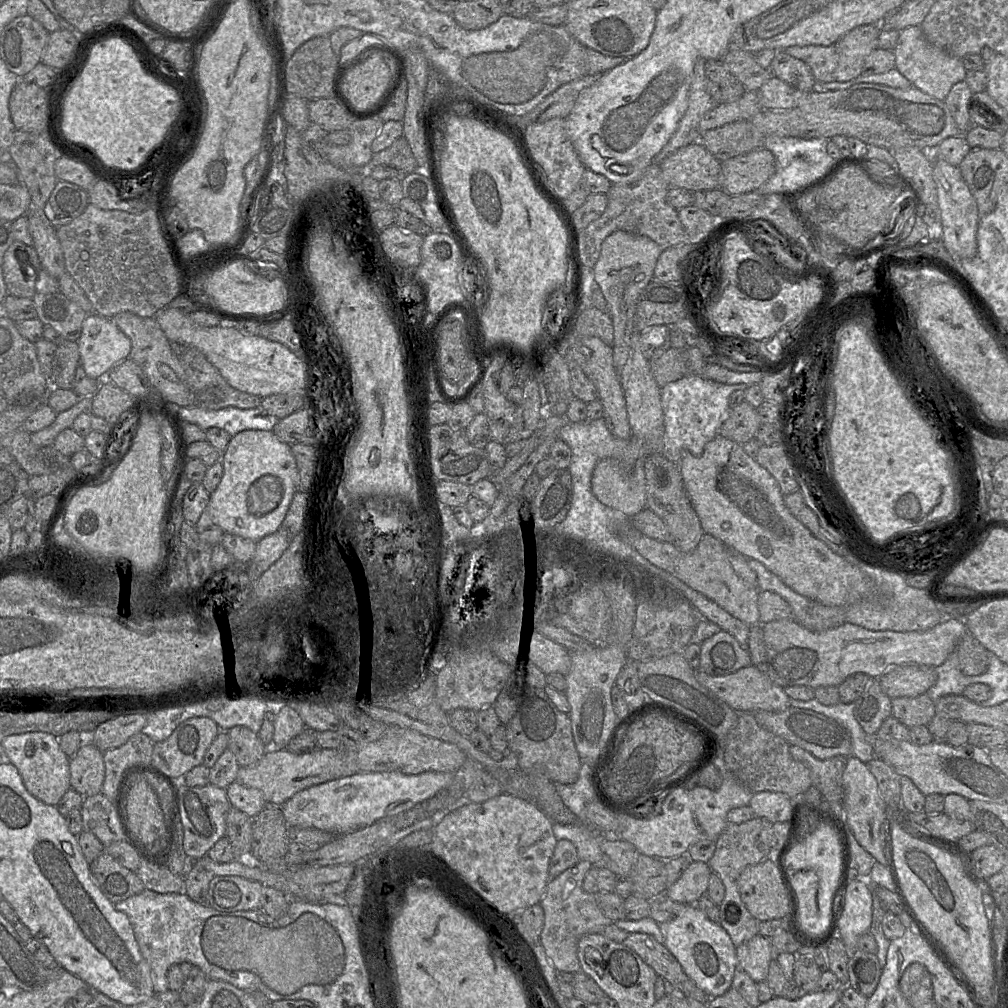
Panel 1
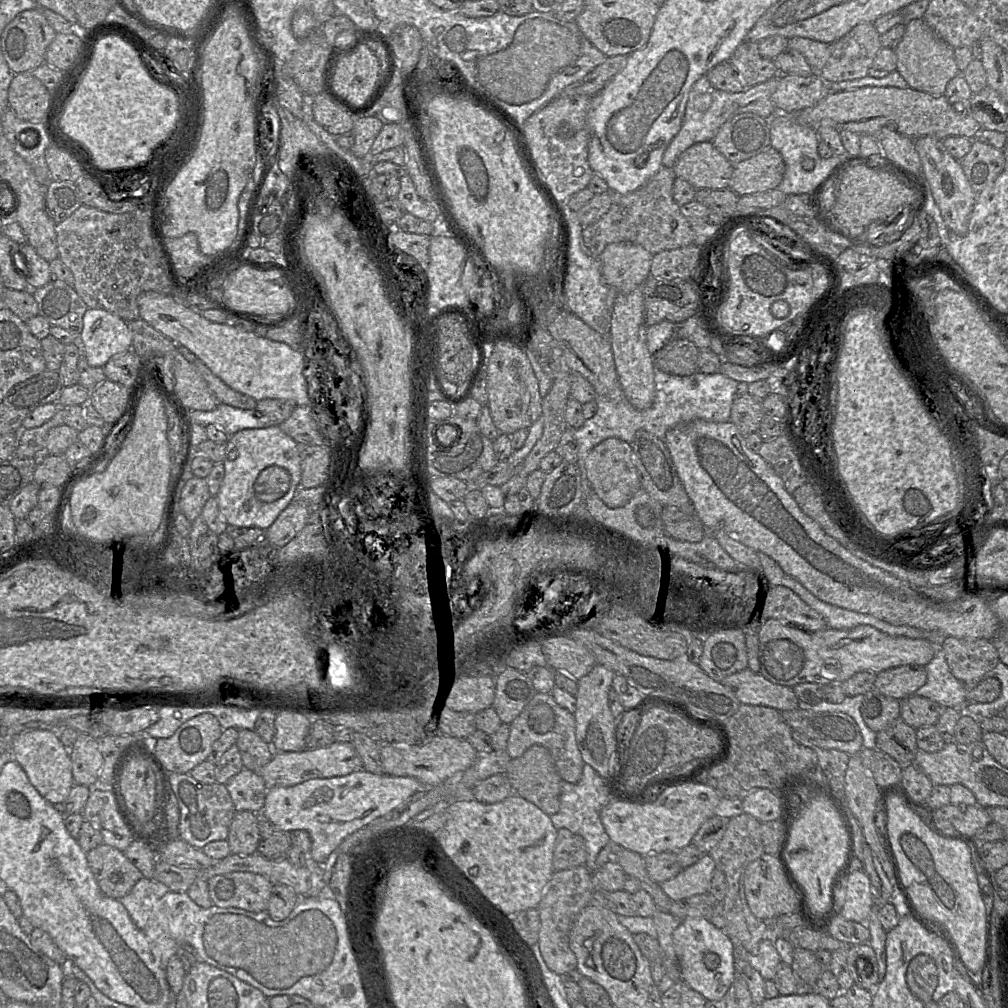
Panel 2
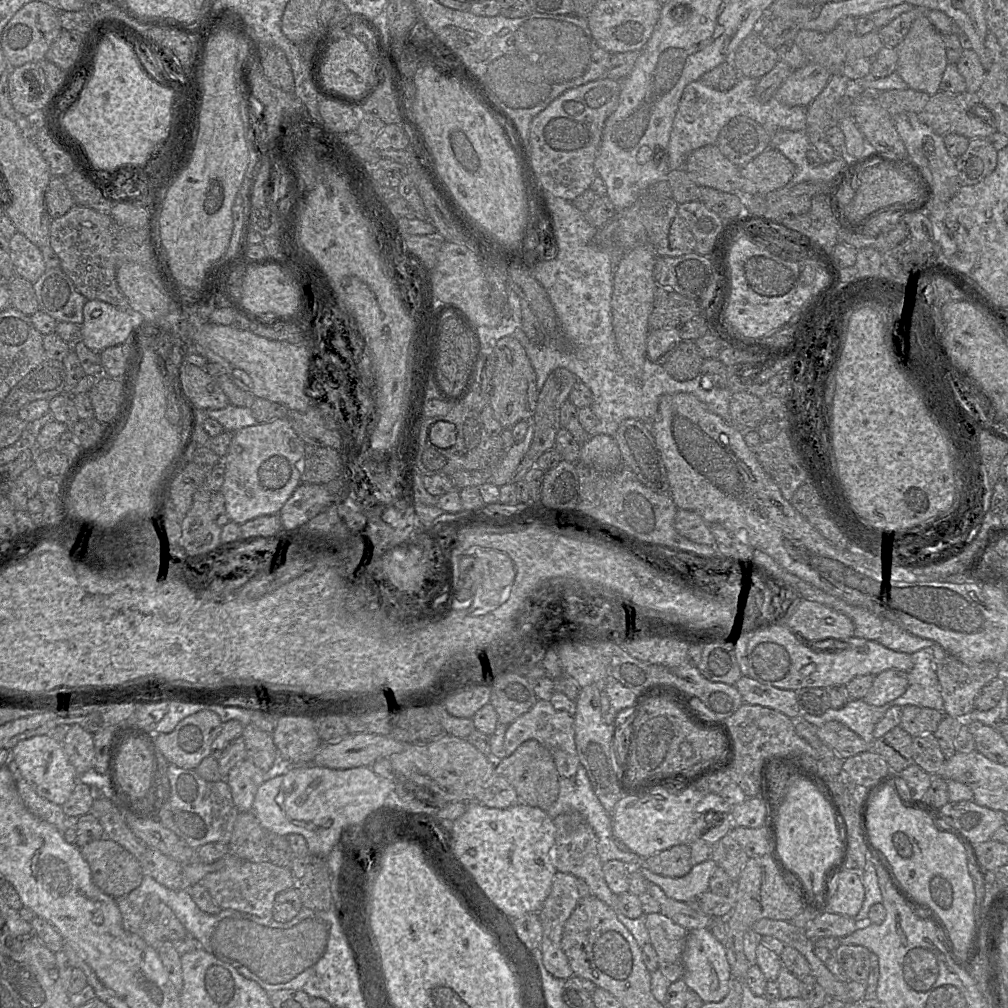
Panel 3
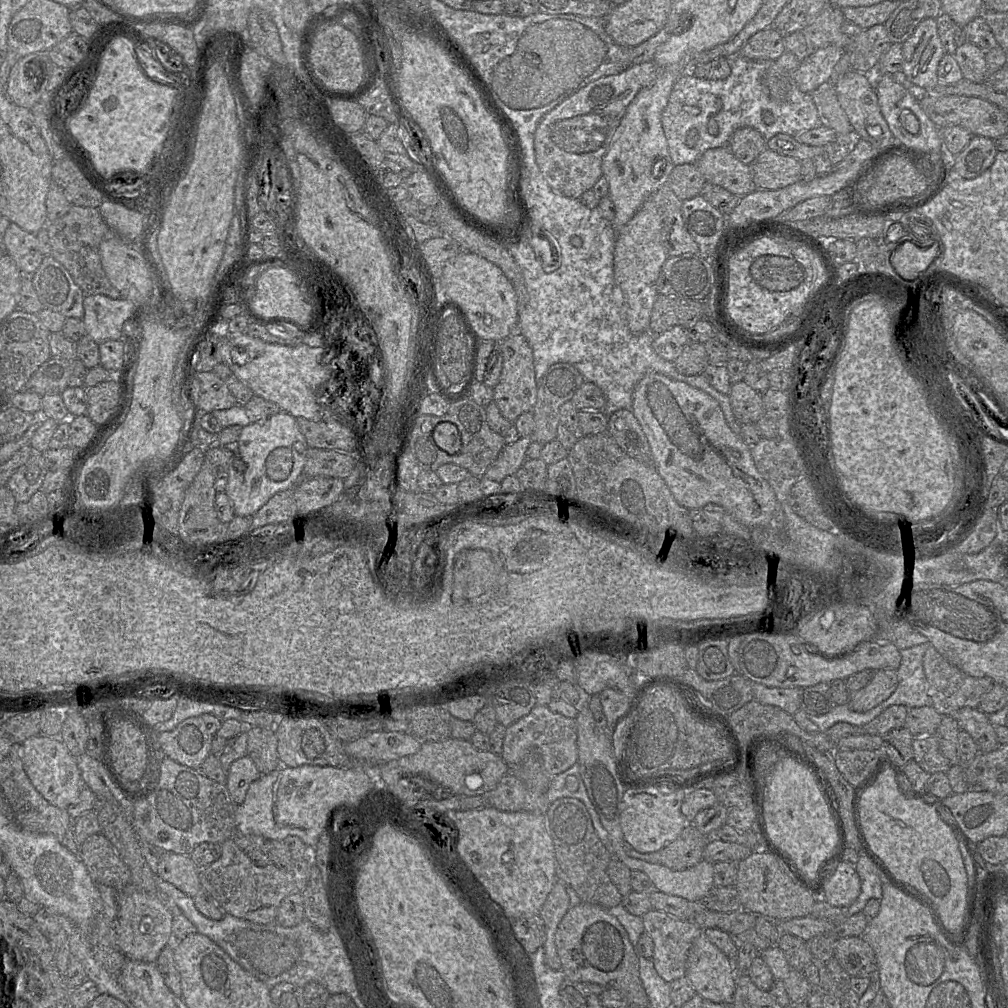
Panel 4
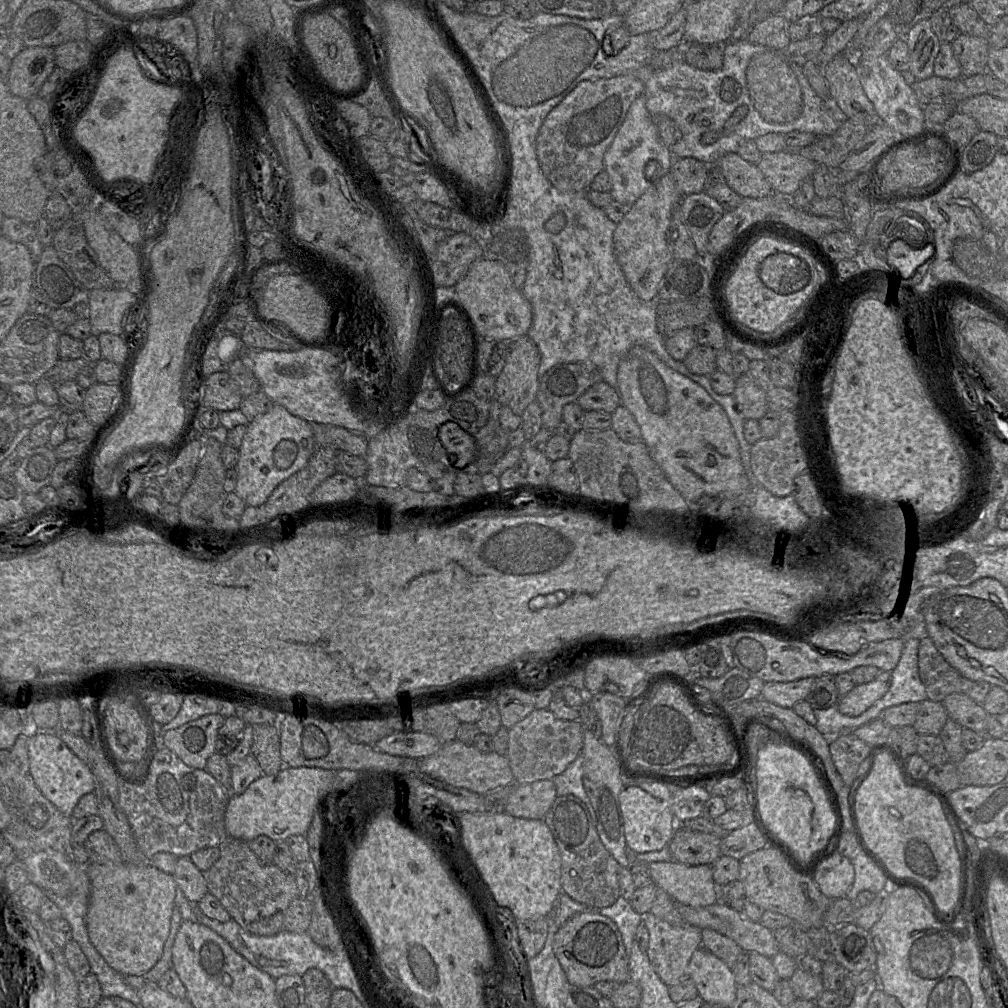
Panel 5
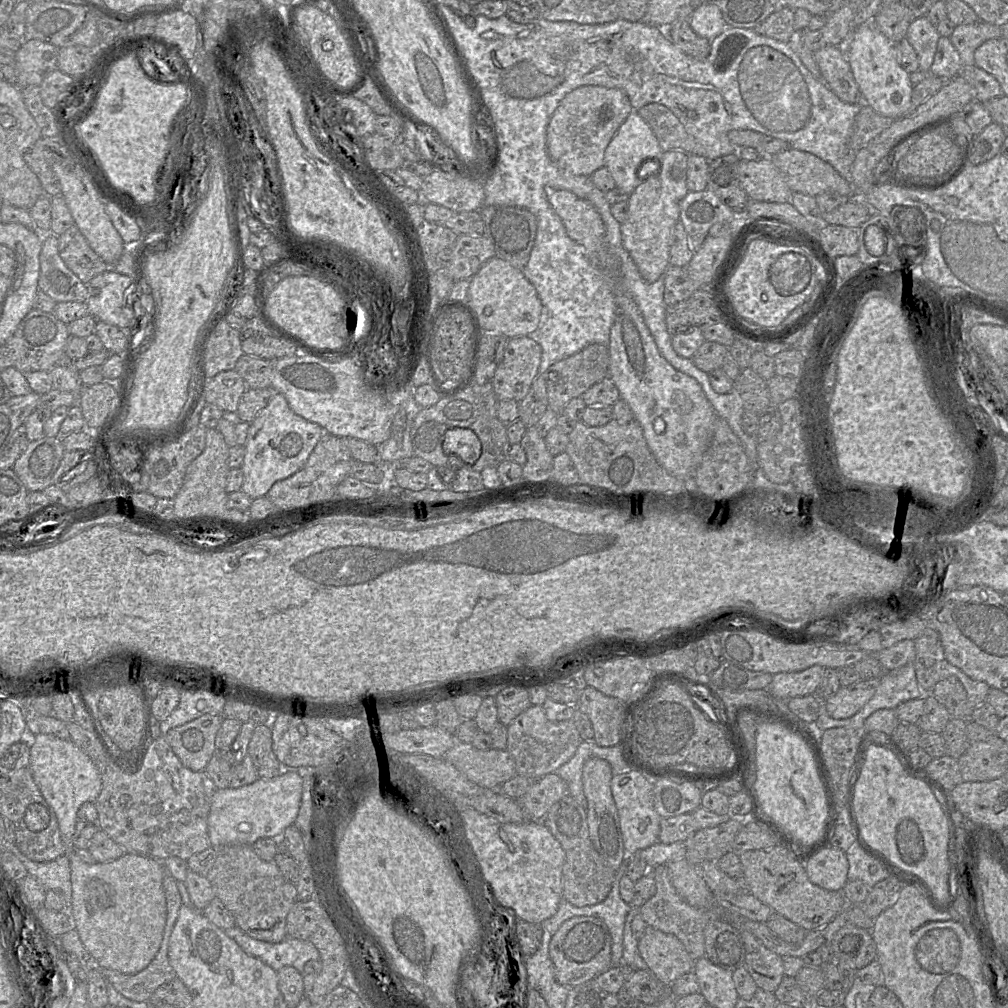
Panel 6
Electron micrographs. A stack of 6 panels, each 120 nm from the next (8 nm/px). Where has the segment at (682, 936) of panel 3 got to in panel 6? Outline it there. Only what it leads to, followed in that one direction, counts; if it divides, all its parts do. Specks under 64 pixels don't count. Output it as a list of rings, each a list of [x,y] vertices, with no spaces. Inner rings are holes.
[[[647,925],[638,949],[649,970],[665,985],[671,986],[680,976],[693,971],[695,960],[673,934]]]

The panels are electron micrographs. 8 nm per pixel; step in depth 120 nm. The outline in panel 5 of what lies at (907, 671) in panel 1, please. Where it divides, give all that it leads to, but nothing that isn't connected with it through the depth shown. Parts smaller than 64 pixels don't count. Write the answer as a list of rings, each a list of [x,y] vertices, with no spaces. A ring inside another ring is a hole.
[[[880,671],[878,676],[863,684],[856,684],[846,695],[837,702],[841,714],[857,717],[881,699],[891,685],[891,672]]]

